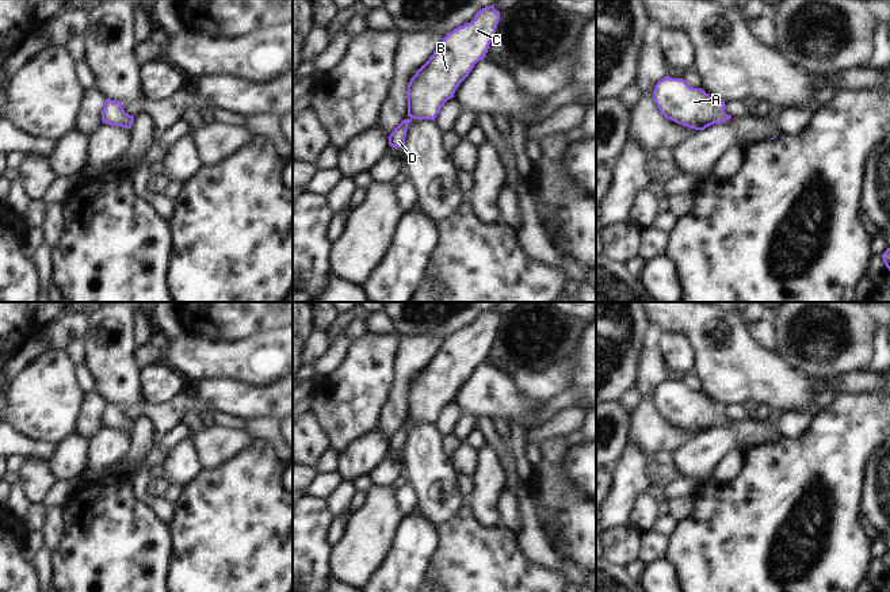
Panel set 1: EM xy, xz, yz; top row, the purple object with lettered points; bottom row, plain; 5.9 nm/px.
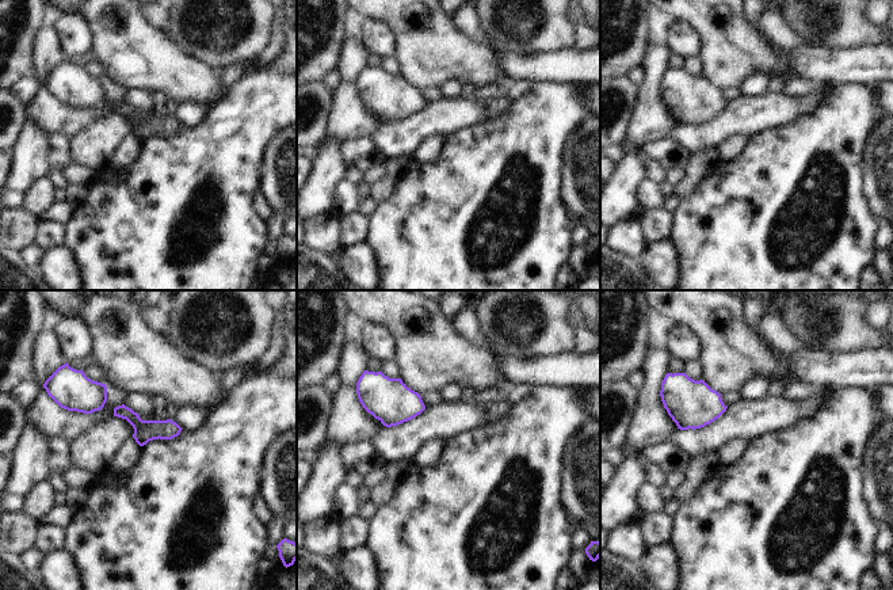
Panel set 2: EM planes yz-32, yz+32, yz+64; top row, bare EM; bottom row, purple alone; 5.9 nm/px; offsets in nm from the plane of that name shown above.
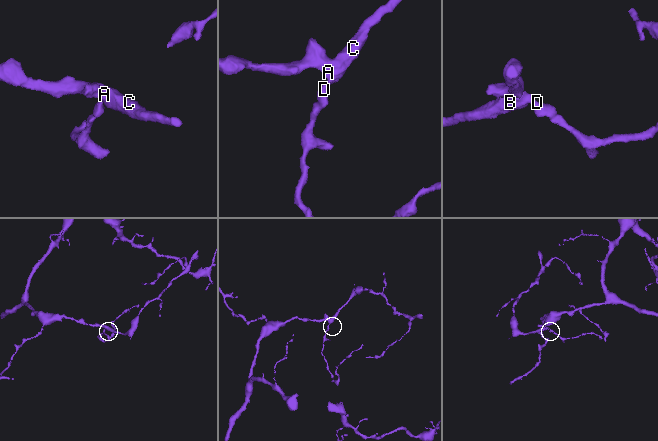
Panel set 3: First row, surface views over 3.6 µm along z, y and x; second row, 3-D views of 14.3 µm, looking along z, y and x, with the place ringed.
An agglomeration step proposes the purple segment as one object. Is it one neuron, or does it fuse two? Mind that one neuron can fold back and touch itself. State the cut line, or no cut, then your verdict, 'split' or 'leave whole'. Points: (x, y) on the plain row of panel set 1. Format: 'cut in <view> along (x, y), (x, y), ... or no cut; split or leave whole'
no cut; leave whole

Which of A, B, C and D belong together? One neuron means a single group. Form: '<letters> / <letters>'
A B C D

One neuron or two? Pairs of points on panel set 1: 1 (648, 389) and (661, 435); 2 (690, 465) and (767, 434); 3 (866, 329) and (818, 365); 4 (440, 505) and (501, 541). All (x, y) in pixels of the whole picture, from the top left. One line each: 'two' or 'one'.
1: one
2: one
3: one
4: two

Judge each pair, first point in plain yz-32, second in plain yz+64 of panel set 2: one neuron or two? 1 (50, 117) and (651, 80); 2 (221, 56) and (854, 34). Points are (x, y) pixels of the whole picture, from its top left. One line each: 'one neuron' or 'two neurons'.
1: one neuron
2: one neuron

